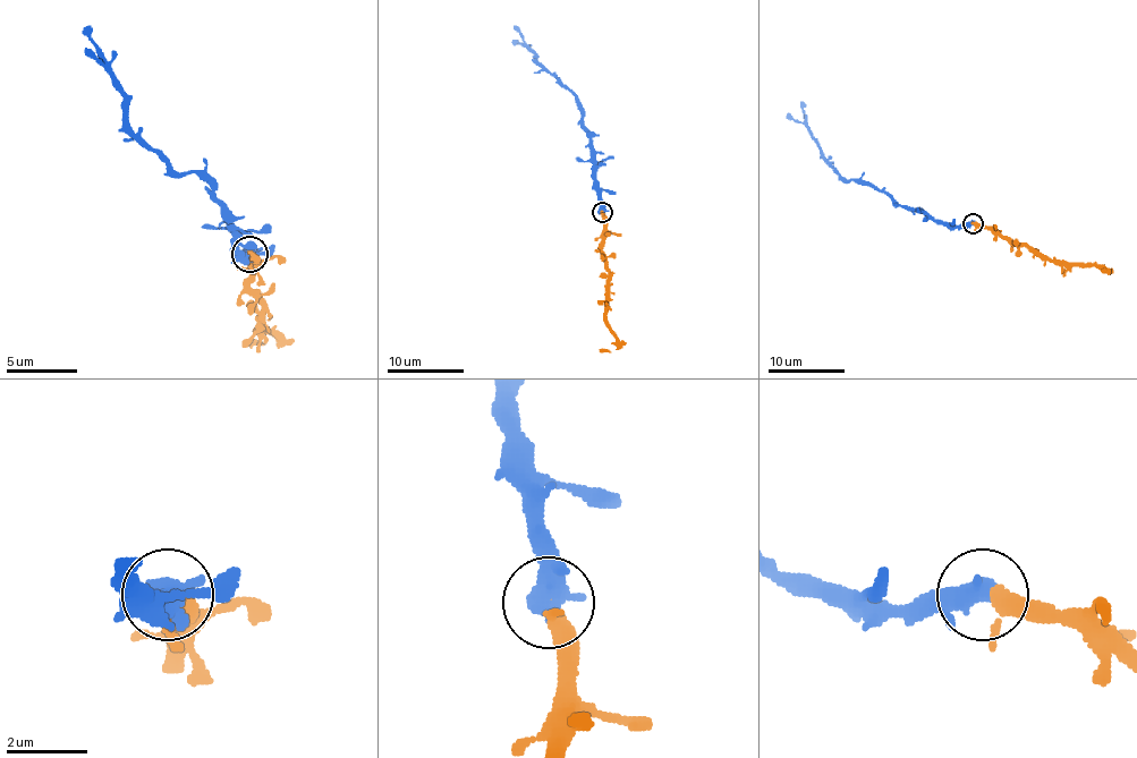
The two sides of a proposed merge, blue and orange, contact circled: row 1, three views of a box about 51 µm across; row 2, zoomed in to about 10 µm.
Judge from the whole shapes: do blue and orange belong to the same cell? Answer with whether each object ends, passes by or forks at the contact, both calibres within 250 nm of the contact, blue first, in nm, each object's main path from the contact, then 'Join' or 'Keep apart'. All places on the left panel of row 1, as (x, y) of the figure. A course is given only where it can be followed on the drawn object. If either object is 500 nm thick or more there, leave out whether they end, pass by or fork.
Thickness 650 nm (blue) against 280 nm. Course of blue: (248, 253), (245, 256), (230, 231), (230, 214), (202, 178), (174, 171), (130, 128), (127, 100), (87, 25). Course of orange: (248, 253), (252, 260), (248, 284), (263, 299), (259, 328), (277, 339), (245, 342). Join

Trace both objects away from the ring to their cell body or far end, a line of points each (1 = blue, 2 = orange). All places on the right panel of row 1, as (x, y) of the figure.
1: (972, 223), (943, 226), (893, 202), (880, 190), (843, 179), (823, 156), (800, 101)
2: (972, 223), (993, 227), (1052, 260), (1088, 263), (1110, 271)

